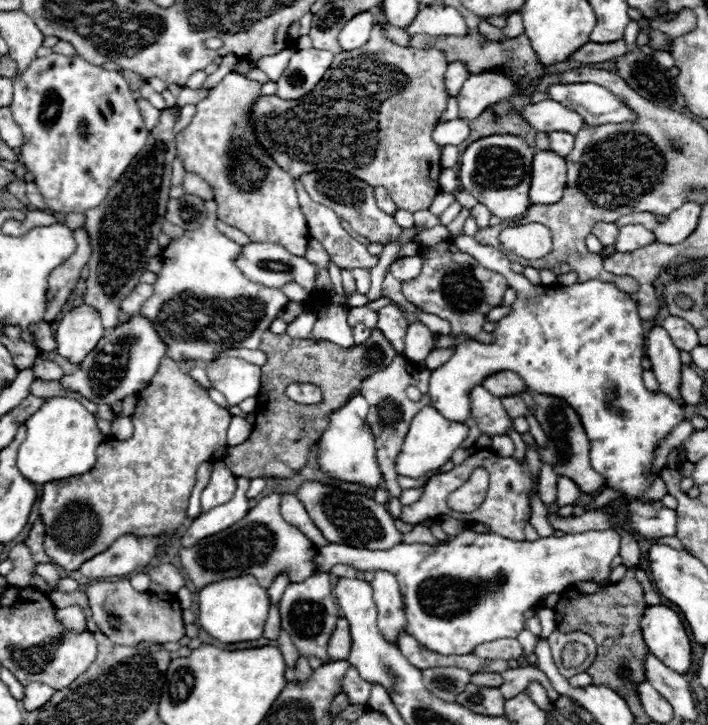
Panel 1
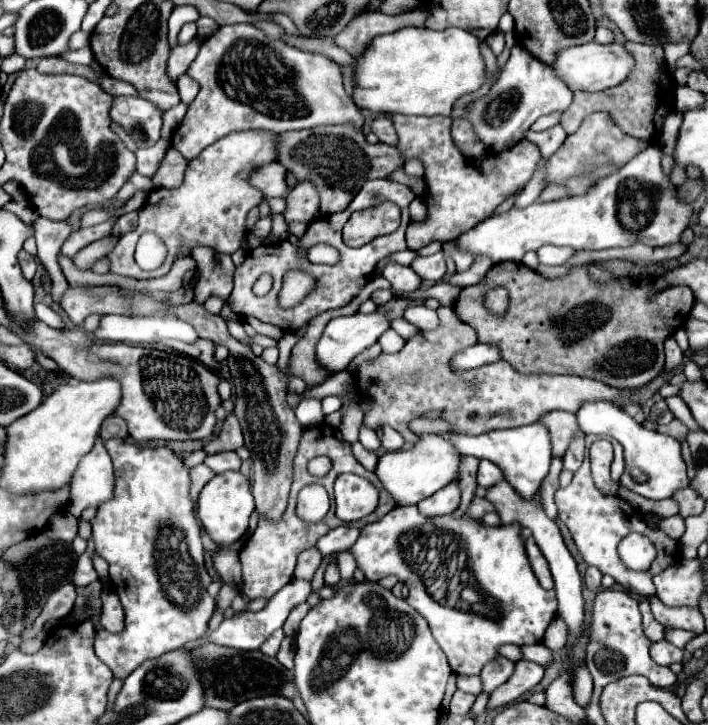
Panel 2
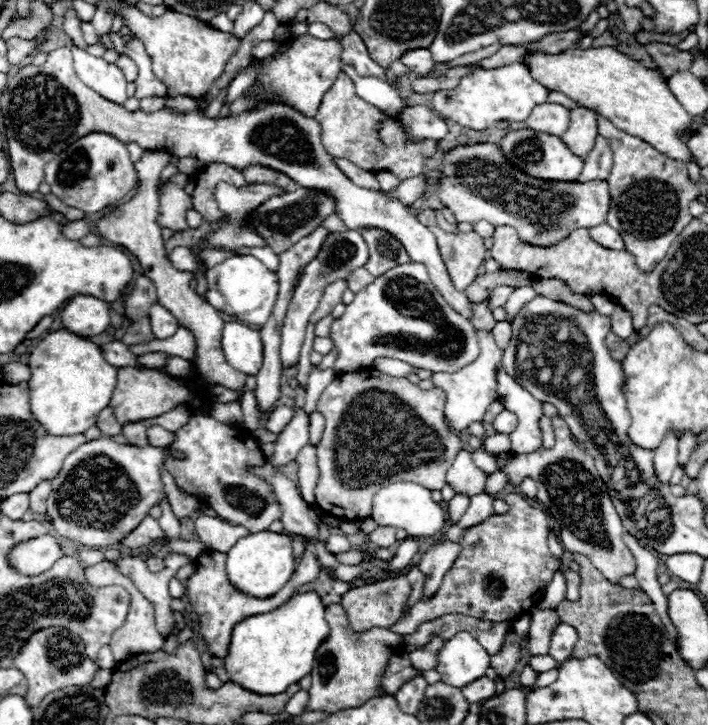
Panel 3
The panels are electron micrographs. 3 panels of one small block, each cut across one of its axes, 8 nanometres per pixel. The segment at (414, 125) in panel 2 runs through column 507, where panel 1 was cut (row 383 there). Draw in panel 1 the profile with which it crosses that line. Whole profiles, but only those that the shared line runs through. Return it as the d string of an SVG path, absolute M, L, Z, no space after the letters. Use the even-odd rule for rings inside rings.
M164 358L156 378L138 394L136 412L132 414L134 434L130 440L106 440L100 444L96 454L96 466L82 476L72 476L64 480L54 480L42 486L39 503L40 520L46 526L44 552L64 570L78 570L94 554L104 552L118 536L138 534L138 536L160 536L164 550L172 536L180 530L192 486L196 484L196 470L202 462L212 460L218 446L226 444L226 430L230 424L230 412L214 404L208 390L202 388L190 374L182 372L178 364Z

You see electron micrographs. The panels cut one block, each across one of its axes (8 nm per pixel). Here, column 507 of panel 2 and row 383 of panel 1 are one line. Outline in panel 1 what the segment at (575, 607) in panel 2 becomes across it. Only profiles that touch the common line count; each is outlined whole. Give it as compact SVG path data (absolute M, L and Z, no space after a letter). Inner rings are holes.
M504 370L504 372L498 372L498 374L486 376L484 382L482 382L482 386L488 392L492 392L492 394L496 394L500 398L510 396L510 394L520 394L526 388L526 384L522 382L522 378L518 374L512 374L510 370Z

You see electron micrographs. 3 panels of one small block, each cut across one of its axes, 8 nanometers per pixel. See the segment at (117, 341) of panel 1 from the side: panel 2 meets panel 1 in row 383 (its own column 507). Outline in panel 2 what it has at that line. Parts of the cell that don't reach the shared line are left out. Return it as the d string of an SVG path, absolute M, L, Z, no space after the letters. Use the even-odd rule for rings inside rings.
M514 46L506 66L500 72L500 78L484 98L468 104L464 118L472 124L472 130L476 138L480 138L484 148L492 154L498 154L516 146L540 116L564 112L572 104L572 96L574 94L564 88L560 80L556 80L548 64L542 64L524 48Z

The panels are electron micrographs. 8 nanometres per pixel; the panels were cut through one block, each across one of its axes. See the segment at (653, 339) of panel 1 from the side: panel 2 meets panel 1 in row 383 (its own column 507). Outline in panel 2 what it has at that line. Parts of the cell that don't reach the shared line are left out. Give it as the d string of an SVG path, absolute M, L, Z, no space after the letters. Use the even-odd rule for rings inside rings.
M498 656L498 658L490 660L490 662L482 668L482 674L480 674L480 678L482 678L482 682L484 682L484 690L486 690L486 692L492 692L492 690L498 688L500 684L504 684L504 682L512 676L514 666L516 666L516 662L504 658L504 656Z

